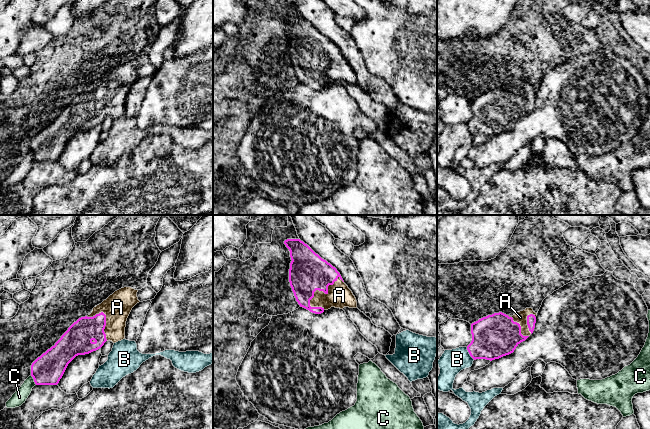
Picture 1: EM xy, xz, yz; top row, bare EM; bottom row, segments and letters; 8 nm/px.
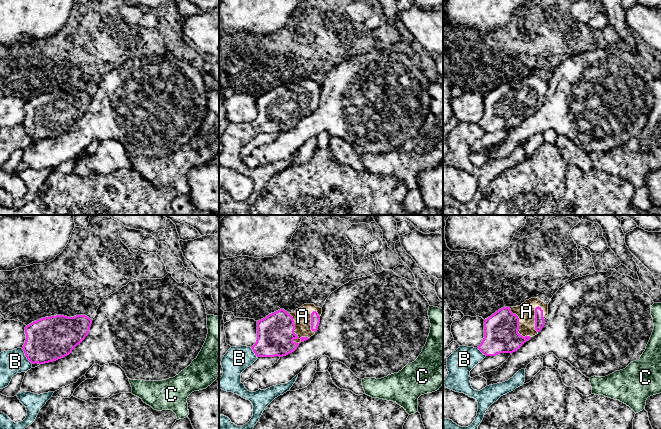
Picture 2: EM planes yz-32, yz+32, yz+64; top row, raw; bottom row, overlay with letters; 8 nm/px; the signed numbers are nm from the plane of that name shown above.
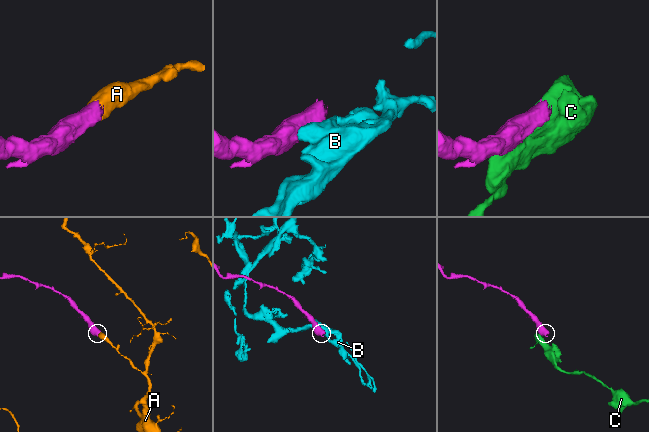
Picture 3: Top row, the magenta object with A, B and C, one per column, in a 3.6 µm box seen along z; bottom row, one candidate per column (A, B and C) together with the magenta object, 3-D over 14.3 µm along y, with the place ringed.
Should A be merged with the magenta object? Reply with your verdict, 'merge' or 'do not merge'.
merge

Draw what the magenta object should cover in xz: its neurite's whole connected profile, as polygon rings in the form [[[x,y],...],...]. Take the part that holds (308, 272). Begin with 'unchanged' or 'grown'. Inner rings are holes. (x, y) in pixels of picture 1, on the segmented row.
grown; [[[287,239],[284,244],[292,260],[290,286],[300,307],[315,314],[331,307],[357,308],[355,296],[335,267],[300,239]]]

